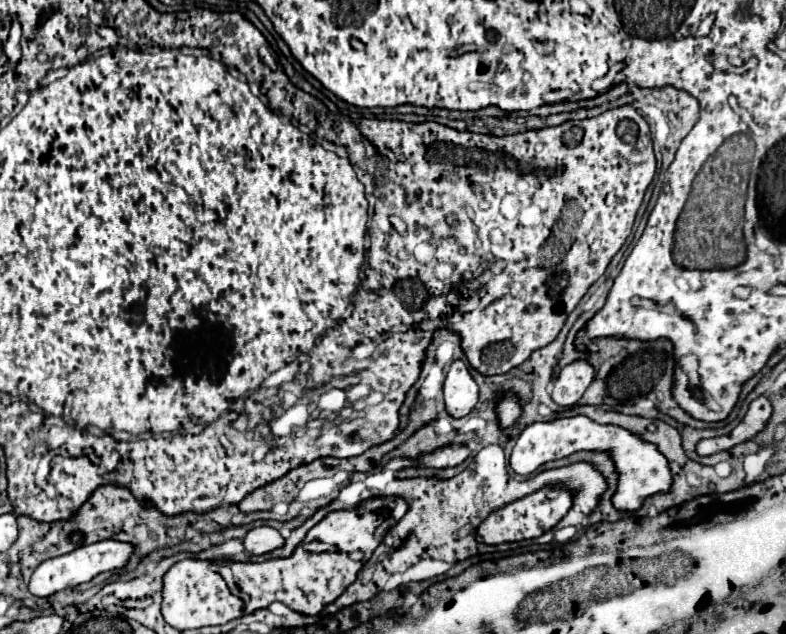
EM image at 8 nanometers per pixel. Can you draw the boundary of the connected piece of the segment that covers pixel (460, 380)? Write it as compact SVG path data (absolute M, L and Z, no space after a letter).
M454 361L450 365L444 383L444 401L448 415L452 415L454 419L470 415L470 411L478 403L478 385L462 361Z

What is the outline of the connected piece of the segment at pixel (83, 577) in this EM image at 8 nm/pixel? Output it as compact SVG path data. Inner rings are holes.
M104 539L104 541L92 543L88 547L78 547L72 553L48 559L32 573L32 579L30 579L30 585L28 585L30 593L36 595L36 597L50 597L50 595L54 595L58 591L72 589L76 585L88 583L96 575L100 575L104 571L126 567L134 551L136 551L136 547L132 543L124 543L124 541L116 541L116 539Z

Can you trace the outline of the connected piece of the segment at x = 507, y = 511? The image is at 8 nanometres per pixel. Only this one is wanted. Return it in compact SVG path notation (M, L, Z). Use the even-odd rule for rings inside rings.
M546 487L542 491L536 491L524 499L518 499L498 511L493 511L482 522L476 530L476 537L480 536L480 541L488 545L498 545L508 543L508 541L522 541L522 539L532 539L540 537L548 529L552 529L572 507L572 491L566 487Z

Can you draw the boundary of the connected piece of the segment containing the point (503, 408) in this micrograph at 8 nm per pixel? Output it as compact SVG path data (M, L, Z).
M506 393L504 399L498 403L498 417L500 417L500 425L502 427L510 427L518 417L520 417L520 405L518 399L512 393Z

